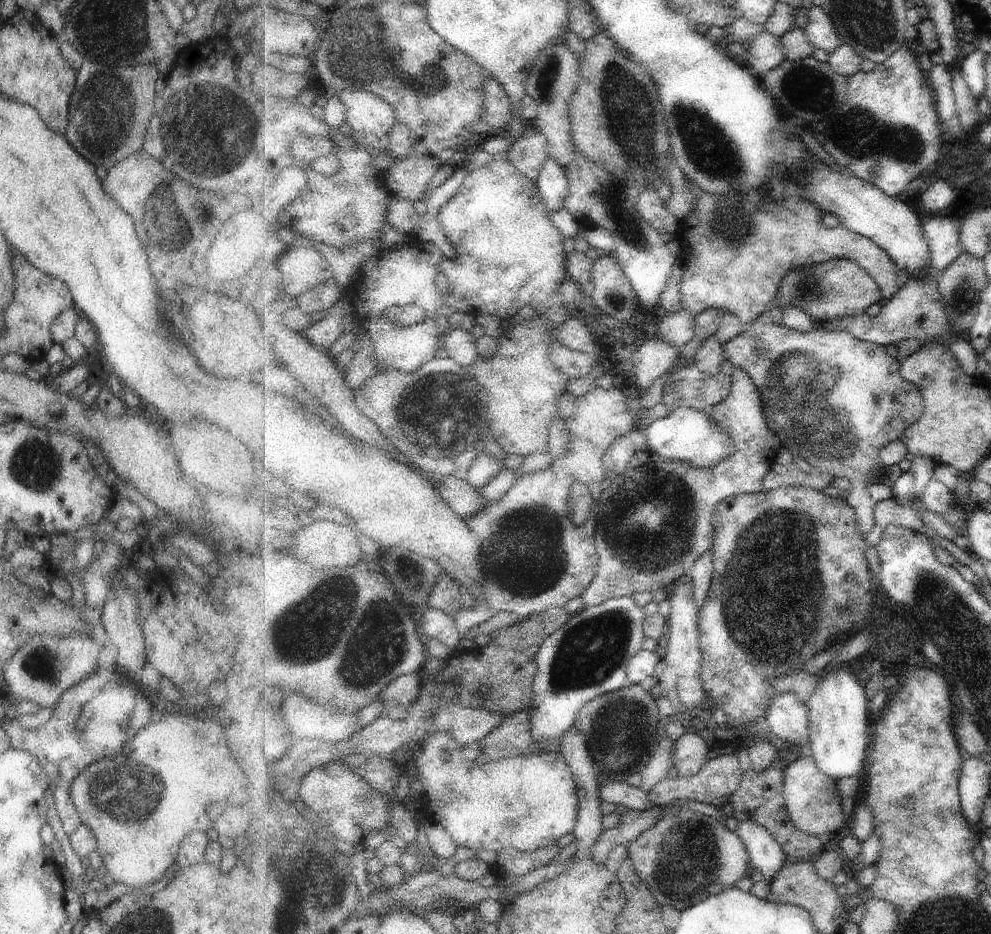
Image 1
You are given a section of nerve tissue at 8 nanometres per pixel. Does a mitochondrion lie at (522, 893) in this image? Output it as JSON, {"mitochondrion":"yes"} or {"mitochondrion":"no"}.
{"mitochondrion":"no"}

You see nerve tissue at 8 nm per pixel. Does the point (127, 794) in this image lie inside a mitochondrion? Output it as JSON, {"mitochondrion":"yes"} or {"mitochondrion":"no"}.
{"mitochondrion":"yes"}

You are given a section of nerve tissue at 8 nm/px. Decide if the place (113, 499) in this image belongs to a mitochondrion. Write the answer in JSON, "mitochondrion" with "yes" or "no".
{"mitochondrion":"no"}

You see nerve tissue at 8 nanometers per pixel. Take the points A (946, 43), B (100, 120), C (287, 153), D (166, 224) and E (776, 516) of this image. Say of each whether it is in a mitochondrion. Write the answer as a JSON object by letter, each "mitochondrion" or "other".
{"A":"other","B":"mitochondrion","C":"other","D":"mitochondrion","E":"mitochondrion"}

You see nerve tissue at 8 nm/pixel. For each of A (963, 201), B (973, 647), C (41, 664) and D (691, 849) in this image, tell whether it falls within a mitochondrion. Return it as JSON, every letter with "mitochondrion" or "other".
{"A":"other","B":"mitochondrion","C":"mitochondrion","D":"mitochondrion"}

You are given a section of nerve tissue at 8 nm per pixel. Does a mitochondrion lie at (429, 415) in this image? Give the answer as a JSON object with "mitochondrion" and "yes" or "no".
{"mitochondrion":"yes"}

